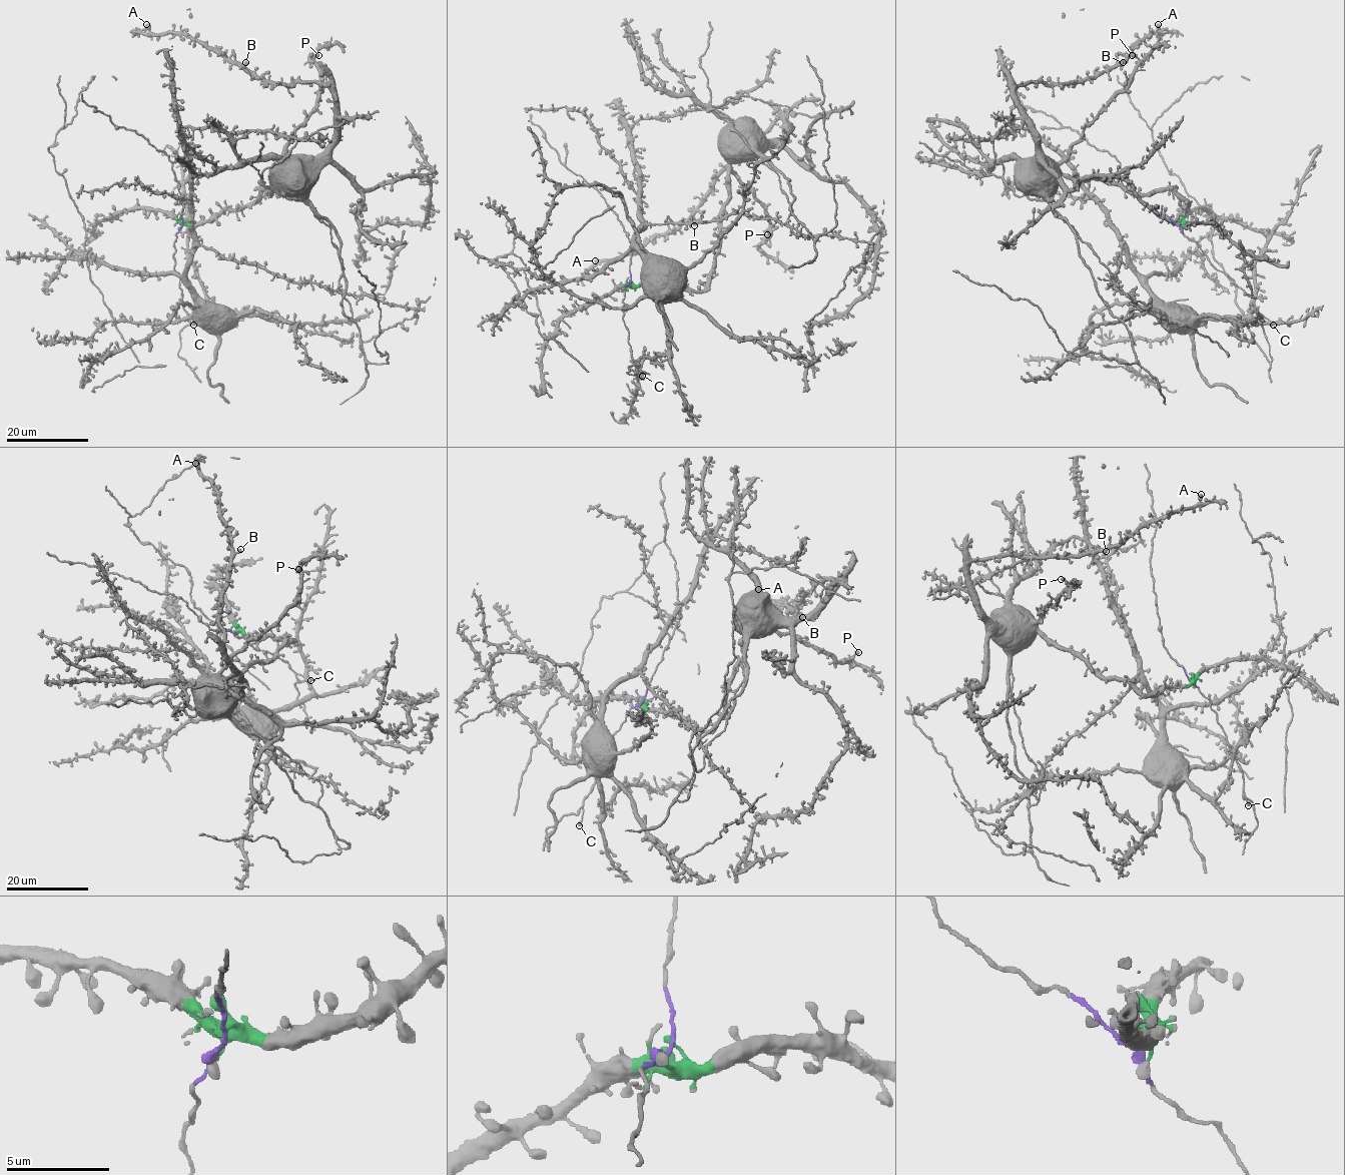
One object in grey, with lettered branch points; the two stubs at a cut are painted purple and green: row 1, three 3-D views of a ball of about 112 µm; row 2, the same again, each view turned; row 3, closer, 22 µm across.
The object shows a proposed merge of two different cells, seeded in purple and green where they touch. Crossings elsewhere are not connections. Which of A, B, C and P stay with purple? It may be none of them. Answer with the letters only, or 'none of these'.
C

